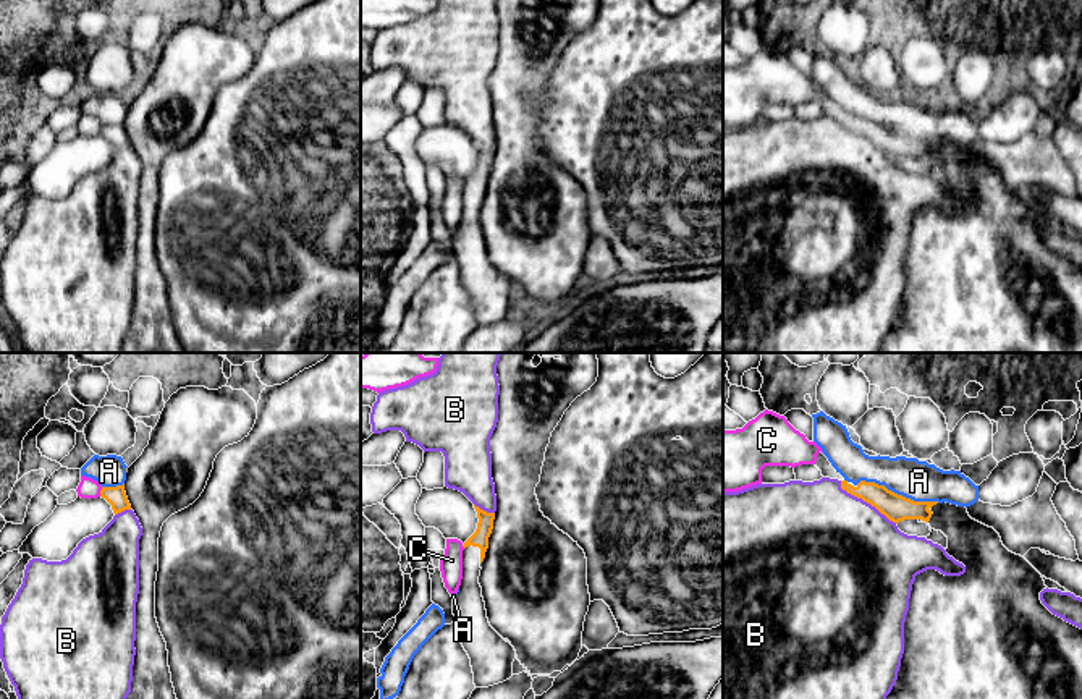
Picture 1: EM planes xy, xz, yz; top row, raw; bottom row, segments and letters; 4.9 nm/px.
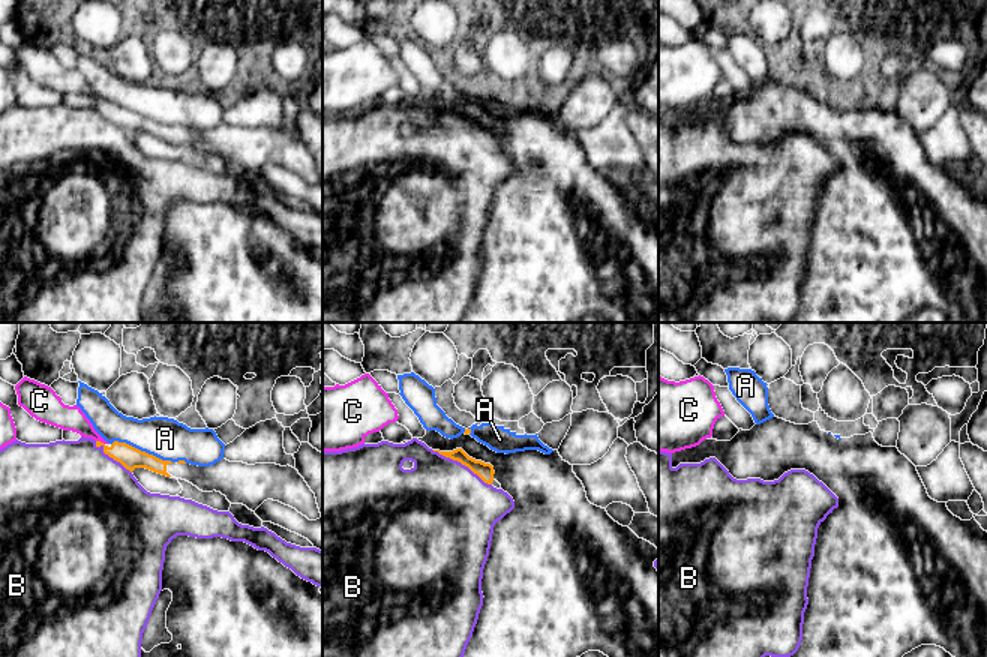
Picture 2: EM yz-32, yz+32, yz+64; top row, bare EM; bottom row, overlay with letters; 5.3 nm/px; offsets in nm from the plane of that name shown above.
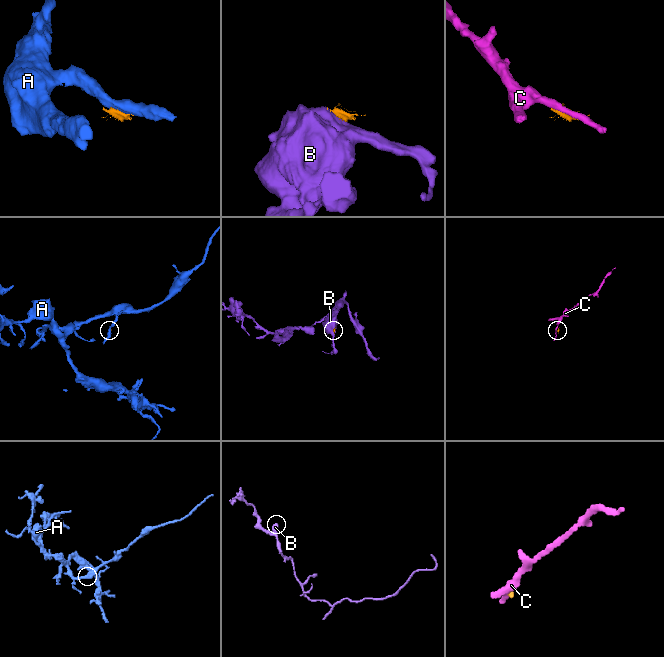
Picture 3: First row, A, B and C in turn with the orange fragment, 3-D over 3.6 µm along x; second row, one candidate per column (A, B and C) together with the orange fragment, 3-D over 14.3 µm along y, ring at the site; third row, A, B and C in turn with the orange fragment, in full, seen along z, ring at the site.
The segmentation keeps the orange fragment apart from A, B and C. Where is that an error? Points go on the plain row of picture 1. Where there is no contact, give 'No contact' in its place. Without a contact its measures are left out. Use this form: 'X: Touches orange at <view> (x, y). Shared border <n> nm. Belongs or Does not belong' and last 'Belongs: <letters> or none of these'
A: Touches orange at yz (896, 131). Shared border 420 nm. Does not belong
B: Touches orange at yz (866, 138). Shared border 360 nm. Does not belong
C: Touches orange at xy (101, 130). Shared border 50 nm. Does not belong
Belongs: none of these

